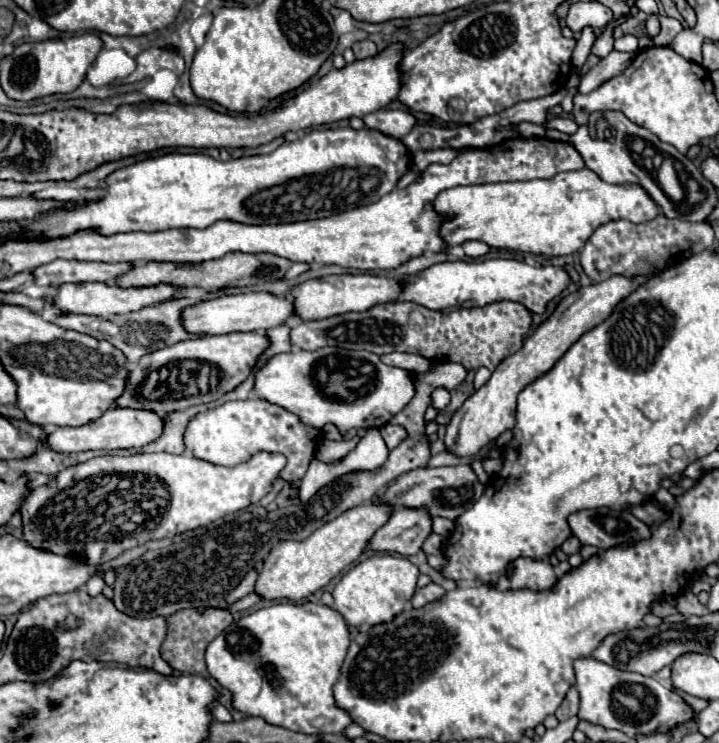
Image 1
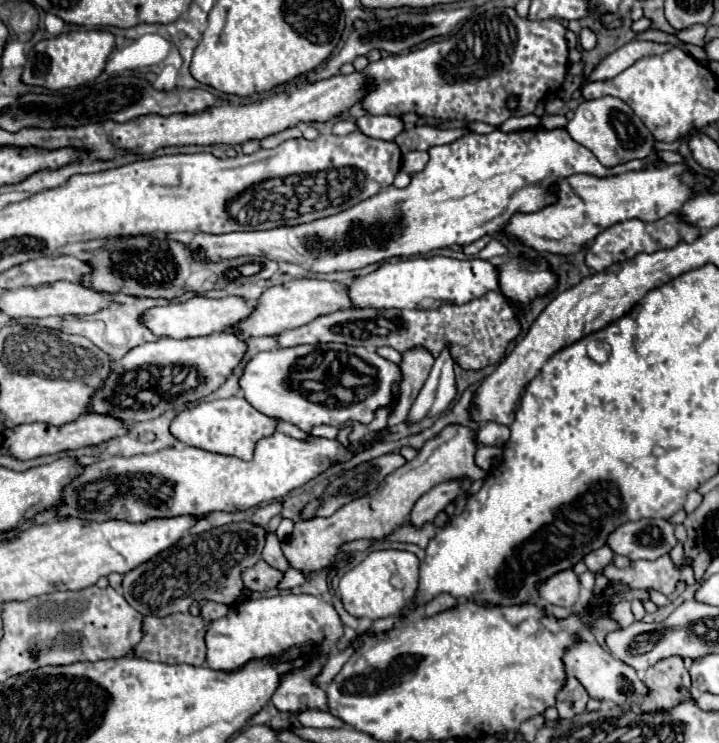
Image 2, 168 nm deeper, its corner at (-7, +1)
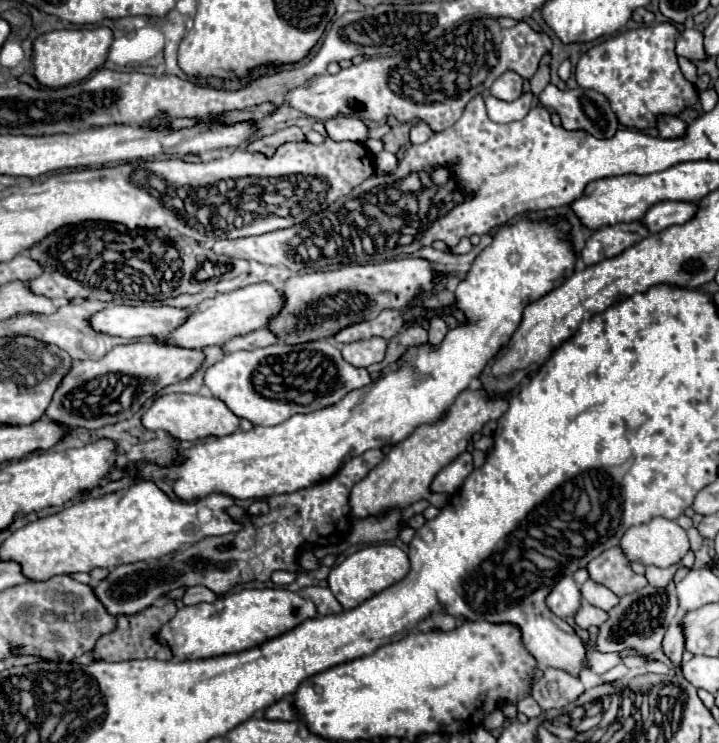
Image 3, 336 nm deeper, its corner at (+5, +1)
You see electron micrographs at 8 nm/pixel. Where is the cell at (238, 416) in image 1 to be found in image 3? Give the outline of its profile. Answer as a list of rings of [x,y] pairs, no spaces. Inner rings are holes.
[[[202,376],[202,388],[196,392],[197,394],[164,394],[158,396],[152,406],[142,414],[142,426],[148,430],[164,430],[168,434],[176,434],[176,438],[184,438],[184,440],[196,440],[196,438],[204,438],[204,436],[226,436],[226,434],[234,434],[238,430],[238,418],[224,406],[224,402],[220,402],[218,398],[212,398],[212,394],[206,386],[204,386]]]

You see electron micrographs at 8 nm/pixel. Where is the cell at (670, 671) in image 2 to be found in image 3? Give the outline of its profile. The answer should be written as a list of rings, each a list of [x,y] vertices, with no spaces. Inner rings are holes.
[[[678,620],[672,622],[672,626],[668,626],[666,630],[666,636],[664,636],[664,646],[662,650],[666,652],[666,656],[674,662],[674,664],[680,664],[682,662],[682,654],[684,654],[684,632],[682,632],[682,626]]]

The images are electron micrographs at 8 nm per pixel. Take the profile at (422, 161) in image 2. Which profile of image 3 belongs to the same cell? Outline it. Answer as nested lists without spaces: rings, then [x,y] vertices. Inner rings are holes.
[[[386,150],[374,154],[372,160],[374,160],[374,170],[376,172],[392,172],[392,170],[396,170],[396,162],[398,162],[398,158],[394,154],[386,152]]]

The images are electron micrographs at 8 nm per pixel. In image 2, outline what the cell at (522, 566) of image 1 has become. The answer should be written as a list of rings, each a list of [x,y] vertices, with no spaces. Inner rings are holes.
[[[562,570],[546,578],[544,582],[538,582],[538,594],[546,604],[572,608],[578,602],[578,576],[572,570]]]

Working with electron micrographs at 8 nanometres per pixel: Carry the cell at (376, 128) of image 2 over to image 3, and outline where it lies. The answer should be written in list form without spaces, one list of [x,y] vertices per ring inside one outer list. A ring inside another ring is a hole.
[[[334,116],[334,118],[326,120],[324,126],[326,126],[328,138],[332,138],[334,142],[350,140],[350,142],[360,142],[362,144],[368,136],[366,124],[356,116]]]

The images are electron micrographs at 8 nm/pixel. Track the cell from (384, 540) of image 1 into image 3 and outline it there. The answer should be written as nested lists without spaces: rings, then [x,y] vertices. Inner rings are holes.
[[[462,452],[454,462],[450,462],[444,470],[438,472],[438,476],[432,482],[432,492],[454,494],[462,486],[462,482],[466,480],[466,476],[472,470],[474,470],[472,454],[470,452]]]

